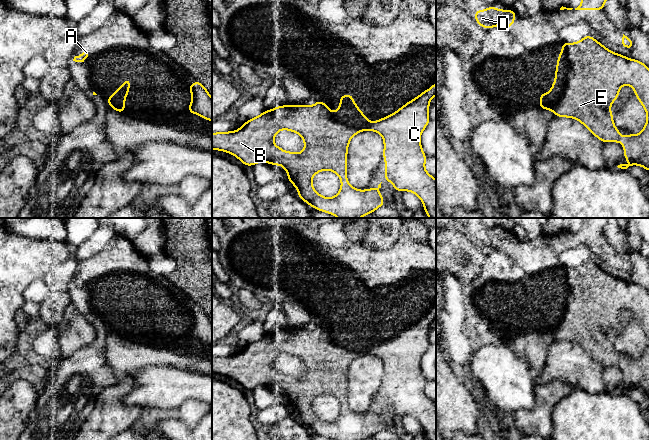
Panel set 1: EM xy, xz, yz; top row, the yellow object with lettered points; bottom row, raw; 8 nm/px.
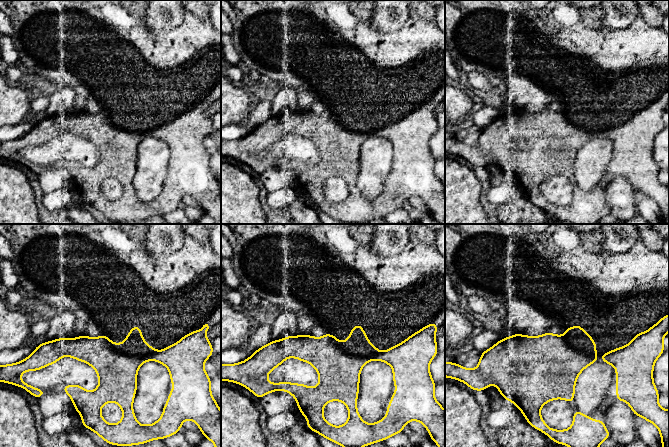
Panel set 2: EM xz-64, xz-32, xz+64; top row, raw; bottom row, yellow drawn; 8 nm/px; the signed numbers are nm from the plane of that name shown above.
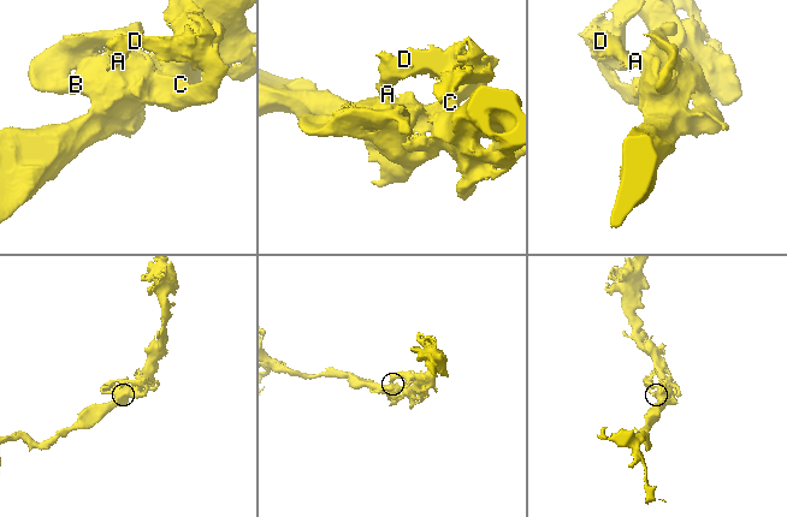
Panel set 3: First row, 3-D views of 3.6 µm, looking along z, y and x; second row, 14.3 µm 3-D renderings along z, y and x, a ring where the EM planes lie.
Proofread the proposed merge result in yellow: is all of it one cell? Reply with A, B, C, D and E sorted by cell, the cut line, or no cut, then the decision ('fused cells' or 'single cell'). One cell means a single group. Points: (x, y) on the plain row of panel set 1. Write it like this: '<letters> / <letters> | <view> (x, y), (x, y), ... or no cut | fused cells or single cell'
A B C D E | no cut | single cell

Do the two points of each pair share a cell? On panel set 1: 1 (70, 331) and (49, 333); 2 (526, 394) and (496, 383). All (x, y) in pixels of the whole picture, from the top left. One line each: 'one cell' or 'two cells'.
1: two cells
2: one cell

